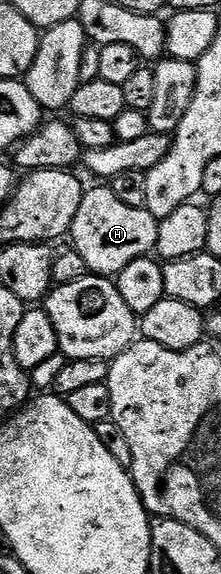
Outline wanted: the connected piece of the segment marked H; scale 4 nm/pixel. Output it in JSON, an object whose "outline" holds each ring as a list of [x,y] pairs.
{"outline":[[[96,185],[100,186],[85,189],[82,202],[78,204],[70,229],[70,244],[93,275],[115,276],[134,259],[153,253],[160,223],[149,210],[139,205],[122,204],[107,185]]]}

